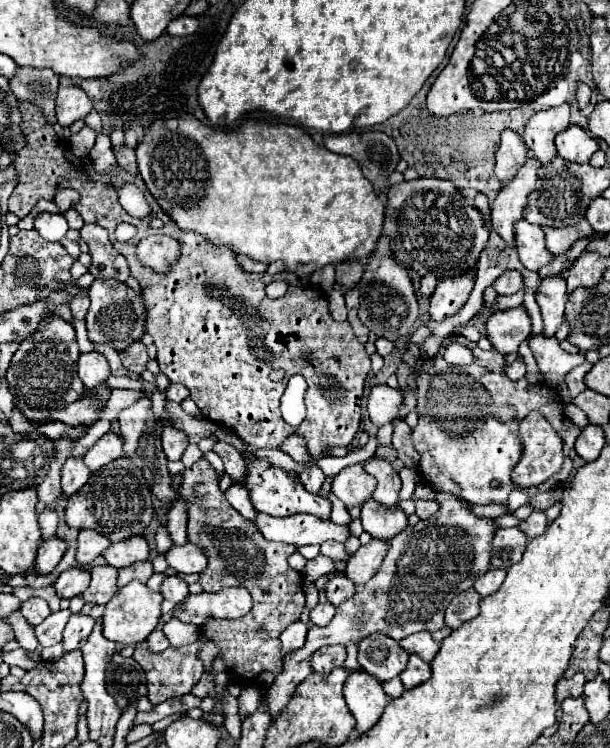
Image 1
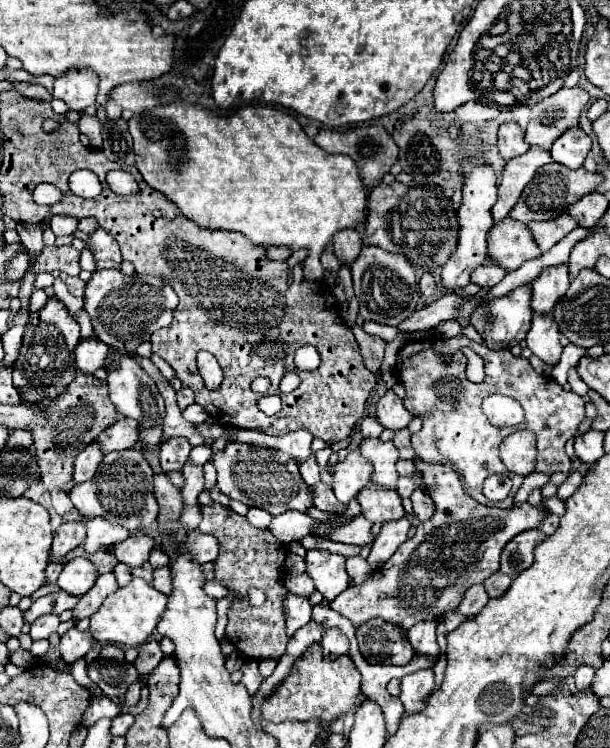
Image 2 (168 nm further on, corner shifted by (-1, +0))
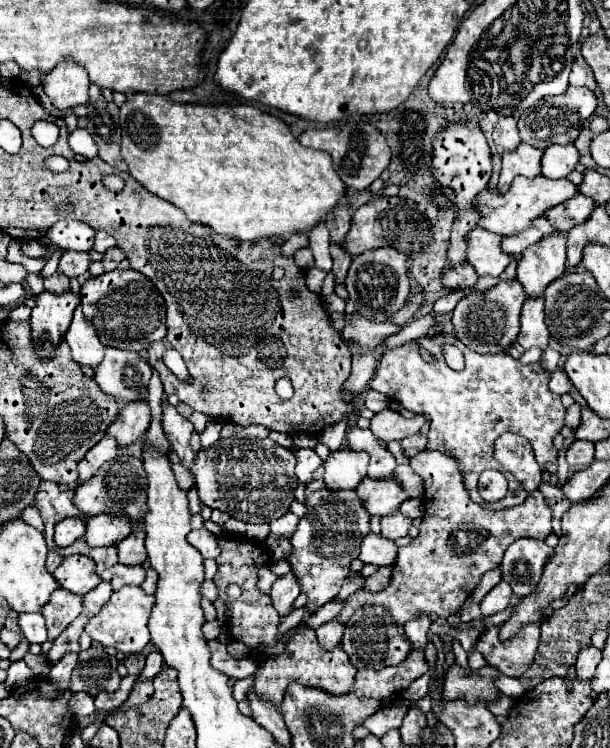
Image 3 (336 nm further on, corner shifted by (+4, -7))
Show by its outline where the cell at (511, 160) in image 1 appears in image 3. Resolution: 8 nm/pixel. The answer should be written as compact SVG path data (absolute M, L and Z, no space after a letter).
M502 117L494 127L492 139L496 147L502 151L516 151L520 145L520 133L518 133L514 117Z

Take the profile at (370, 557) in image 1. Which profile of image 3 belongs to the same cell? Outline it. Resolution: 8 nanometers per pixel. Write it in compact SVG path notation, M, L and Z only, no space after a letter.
M396 513L396 515L386 515L382 517L382 535L390 541L396 541L400 537L406 537L408 535L408 529L412 525L412 519Z

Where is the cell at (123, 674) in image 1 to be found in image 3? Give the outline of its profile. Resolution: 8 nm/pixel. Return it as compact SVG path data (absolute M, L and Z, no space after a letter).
M92 647L88 651L80 651L78 665L70 677L70 691L84 691L92 697L96 697L100 691L114 693L122 681L116 667L118 659L102 649Z

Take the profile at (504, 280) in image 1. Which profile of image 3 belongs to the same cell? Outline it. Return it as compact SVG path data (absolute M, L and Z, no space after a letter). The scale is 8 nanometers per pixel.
M464 263L458 267L450 267L450 271L442 275L442 283L444 287L454 291L472 291L474 285L478 283L478 273L474 271L474 267Z

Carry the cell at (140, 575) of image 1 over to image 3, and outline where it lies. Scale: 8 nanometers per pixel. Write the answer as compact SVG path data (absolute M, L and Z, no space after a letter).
M116 563L114 567L110 567L102 573L102 579L108 581L114 591L118 591L124 585L142 585L144 579L146 579L146 571L144 571L142 565L126 567L122 563Z

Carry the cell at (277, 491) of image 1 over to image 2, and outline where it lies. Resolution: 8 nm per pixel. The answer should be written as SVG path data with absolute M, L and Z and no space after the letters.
M227 442L225 450L211 456L211 462L217 470L217 488L231 500L239 500L249 508L255 506L267 510L271 516L277 516L287 510L305 512L309 506L313 506L313 494L299 476L297 460L289 454L257 444Z

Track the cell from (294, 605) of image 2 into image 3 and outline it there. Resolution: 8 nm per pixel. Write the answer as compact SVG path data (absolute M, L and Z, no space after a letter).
M292 573L278 577L278 581L274 583L274 587L270 591L270 597L272 597L272 603L274 603L276 611L280 613L280 617L288 617L292 613L294 601L298 595L300 595L300 585Z

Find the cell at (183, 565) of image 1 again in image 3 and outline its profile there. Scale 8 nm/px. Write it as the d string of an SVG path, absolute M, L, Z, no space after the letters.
M200 529L200 531L190 531L188 533L188 541L192 543L192 547L196 547L204 559L216 559L218 553L220 553L220 547L216 543L216 537L206 531L206 529Z

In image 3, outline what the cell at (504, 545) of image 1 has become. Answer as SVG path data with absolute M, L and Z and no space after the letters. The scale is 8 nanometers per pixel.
M518 539L512 543L500 563L502 581L506 581L518 597L528 595L540 581L542 567L552 549L542 539Z

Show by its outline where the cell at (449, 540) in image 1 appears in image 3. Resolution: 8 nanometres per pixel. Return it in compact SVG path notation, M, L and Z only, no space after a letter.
M422 451L410 461L410 467L424 479L424 517L420 533L410 545L398 549L392 579L382 591L374 593L358 589L346 599L344 609L337 616L340 623L346 625L354 611L364 605L384 607L398 625L418 617L428 617L430 613L446 619L448 615L458 613L462 603L470 597L470 591L478 585L480 577L500 565L510 543L522 537L546 539L552 531L552 513L540 491L528 495L518 507L490 511L470 501L464 489L462 473L450 457L438 451Z

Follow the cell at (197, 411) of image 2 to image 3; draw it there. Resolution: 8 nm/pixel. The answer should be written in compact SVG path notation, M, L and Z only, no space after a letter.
M162 399L162 403L164 403L164 417L162 417L164 433L172 445L172 451L178 453L182 465L186 467L186 471L190 471L194 465L194 459L196 459L196 451L192 451L192 447L190 447L190 435L192 435L194 427L166 399Z

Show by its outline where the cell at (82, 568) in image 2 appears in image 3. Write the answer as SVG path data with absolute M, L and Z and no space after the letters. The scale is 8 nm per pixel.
M84 555L66 557L60 563L60 567L54 571L54 577L62 589L66 589L74 595L86 595L100 583L94 561Z

